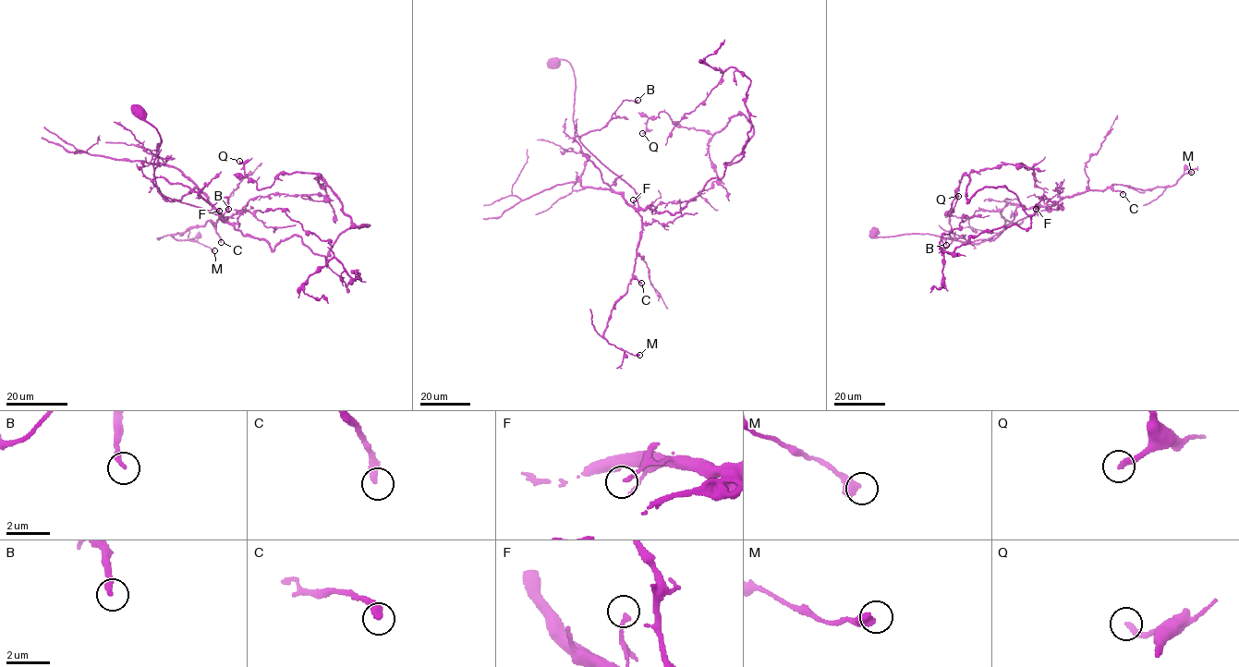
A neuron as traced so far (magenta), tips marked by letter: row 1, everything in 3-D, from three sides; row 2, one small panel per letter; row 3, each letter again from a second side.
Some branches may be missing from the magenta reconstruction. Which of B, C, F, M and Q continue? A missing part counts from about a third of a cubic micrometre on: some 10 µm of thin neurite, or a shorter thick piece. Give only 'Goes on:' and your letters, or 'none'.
Goes on: C, Q

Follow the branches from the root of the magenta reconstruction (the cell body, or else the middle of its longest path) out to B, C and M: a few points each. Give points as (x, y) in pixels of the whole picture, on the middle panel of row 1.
B: (553, 64), (573, 68), (580, 142), (634, 189), (637, 210), (575, 138), (637, 100)
C: (553, 64), (564, 60), (573, 68), (573, 123), (580, 142), (637, 196), (642, 236), (633, 276), (641, 283)
M: (553, 64), (564, 60), (573, 68), (580, 142), (637, 196), (642, 235), (635, 271), (603, 338), (639, 355)

